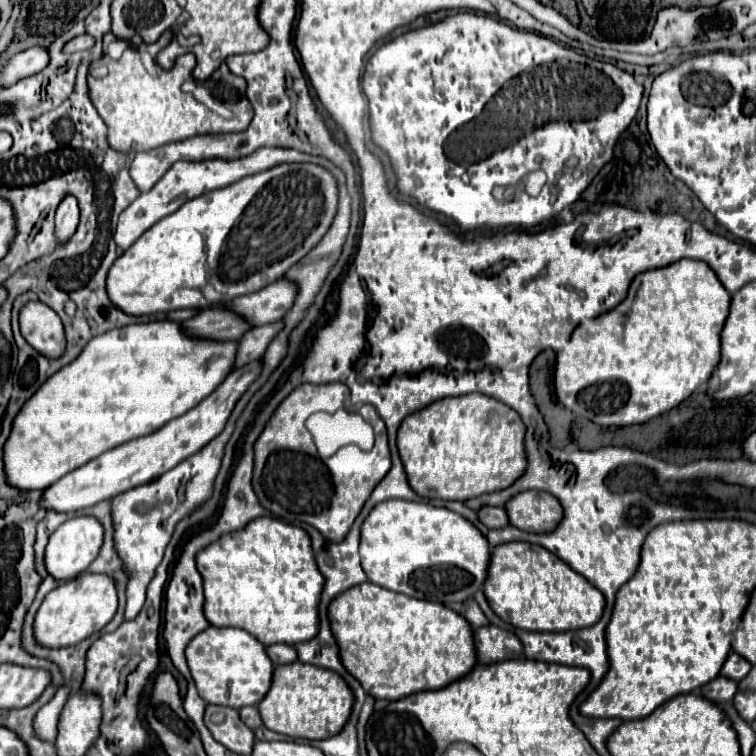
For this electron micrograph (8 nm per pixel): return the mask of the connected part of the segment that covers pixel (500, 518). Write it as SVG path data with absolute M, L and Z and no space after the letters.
M483 507L479 511L479 519L489 529L497 529L497 527L507 527L509 525L509 515L507 515L507 511L503 507Z

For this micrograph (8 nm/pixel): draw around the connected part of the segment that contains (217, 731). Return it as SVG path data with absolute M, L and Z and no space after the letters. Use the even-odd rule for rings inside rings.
M207 705L205 725L211 731L211 735L229 751L239 755L251 755L255 747L255 733L231 707Z

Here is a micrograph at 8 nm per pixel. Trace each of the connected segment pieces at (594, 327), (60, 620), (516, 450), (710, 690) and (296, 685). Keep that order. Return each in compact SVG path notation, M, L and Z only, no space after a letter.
M683 259L669 267L641 273L631 283L629 297L613 311L581 323L571 341L557 353L555 389L557 399L579 417L599 425L645 423L687 399L697 387L707 383L721 363L721 331L729 317L731 295L717 273L703 261Z
M81 573L55 587L41 603L35 615L35 637L47 647L69 647L101 631L117 613L117 587L113 577L101 573Z
M469 393L445 401L441 399L441 403L433 403L425 407L425 411L417 411L417 415L409 415L399 427L397 447L409 485L427 499L467 501L485 493L495 493L511 487L527 469L523 419L509 405L481 393Z
M719 675L719 677L713 679L711 683L707 683L705 689L701 689L701 695L705 695L707 699L711 699L711 701L715 701L715 703L731 701L735 693L737 693L737 681L725 679L723 675Z
M289 663L289 667L277 667L273 687L259 703L259 713L271 731L293 739L329 739L343 731L353 711L353 701L353 691L335 671L307 663Z

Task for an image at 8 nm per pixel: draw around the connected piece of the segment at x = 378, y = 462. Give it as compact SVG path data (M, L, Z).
M343 383L301 385L295 389L269 419L261 437L255 443L253 485L261 505L275 517L289 523L309 523L321 531L327 541L341 541L355 523L361 507L369 499L375 485L391 469L391 453L387 443L387 427L381 423L373 405L363 405L361 415L375 429L375 447L363 451L359 447L339 449L327 461L317 457L313 437L305 421L313 413L335 413L349 403L349 389Z

